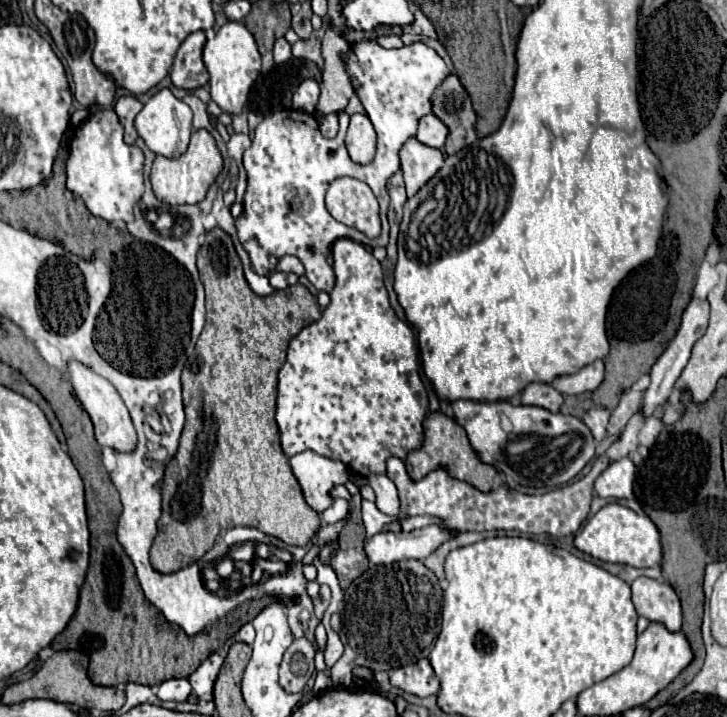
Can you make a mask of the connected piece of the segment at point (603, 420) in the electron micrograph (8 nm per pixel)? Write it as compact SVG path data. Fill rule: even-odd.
M593 406L589 412L585 412L583 416L583 422L589 426L589 430L593 432L595 440L601 442L605 436L607 436L607 422L609 422L609 410L605 408L597 408Z

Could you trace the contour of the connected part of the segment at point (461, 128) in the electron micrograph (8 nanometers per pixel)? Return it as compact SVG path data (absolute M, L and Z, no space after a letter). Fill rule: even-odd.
M455 74L445 78L445 82L435 92L433 114L449 128L449 140L445 144L447 154L455 154L463 146L469 146L477 140L475 112L469 94L465 92Z

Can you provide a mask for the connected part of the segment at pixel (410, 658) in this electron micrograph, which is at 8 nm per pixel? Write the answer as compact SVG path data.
M401 560L389 566L375 566L361 574L345 590L345 608L341 612L341 642L345 654L331 668L333 688L349 688L349 678L355 666L365 666L369 670L385 670L389 666L413 664L419 658L427 658L433 642L441 630L441 590L431 582L431 596L423 600L417 594L417 584L421 580L433 578L419 560Z

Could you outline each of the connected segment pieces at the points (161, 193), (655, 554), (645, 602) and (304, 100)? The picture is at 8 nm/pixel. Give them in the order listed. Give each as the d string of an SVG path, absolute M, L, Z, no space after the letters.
M195 130L187 152L183 156L179 156L177 160L165 158L165 156L155 156L153 170L151 170L151 186L153 186L157 200L161 200L169 206L199 204L221 170L223 170L223 158L215 144L215 138L207 130Z
M607 504L595 516L591 516L585 526L575 536L575 546L593 558L603 562L619 562L635 568L651 568L661 562L661 540L659 530L649 516L641 516L627 506Z
M637 578L631 584L631 590L639 616L645 616L649 622L663 624L669 632L681 630L681 604L675 590L667 582Z
M309 78L309 80L303 80L297 88L297 92L293 94L293 108L313 114L317 100L319 100L319 84Z

